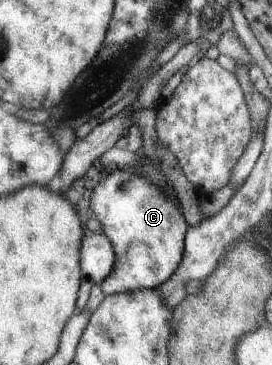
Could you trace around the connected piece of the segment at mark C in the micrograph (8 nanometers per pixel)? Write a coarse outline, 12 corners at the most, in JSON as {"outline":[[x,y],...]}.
{"outline":[[109,167],[90,196],[115,254],[104,296],[177,270],[185,220],[143,174]]}

